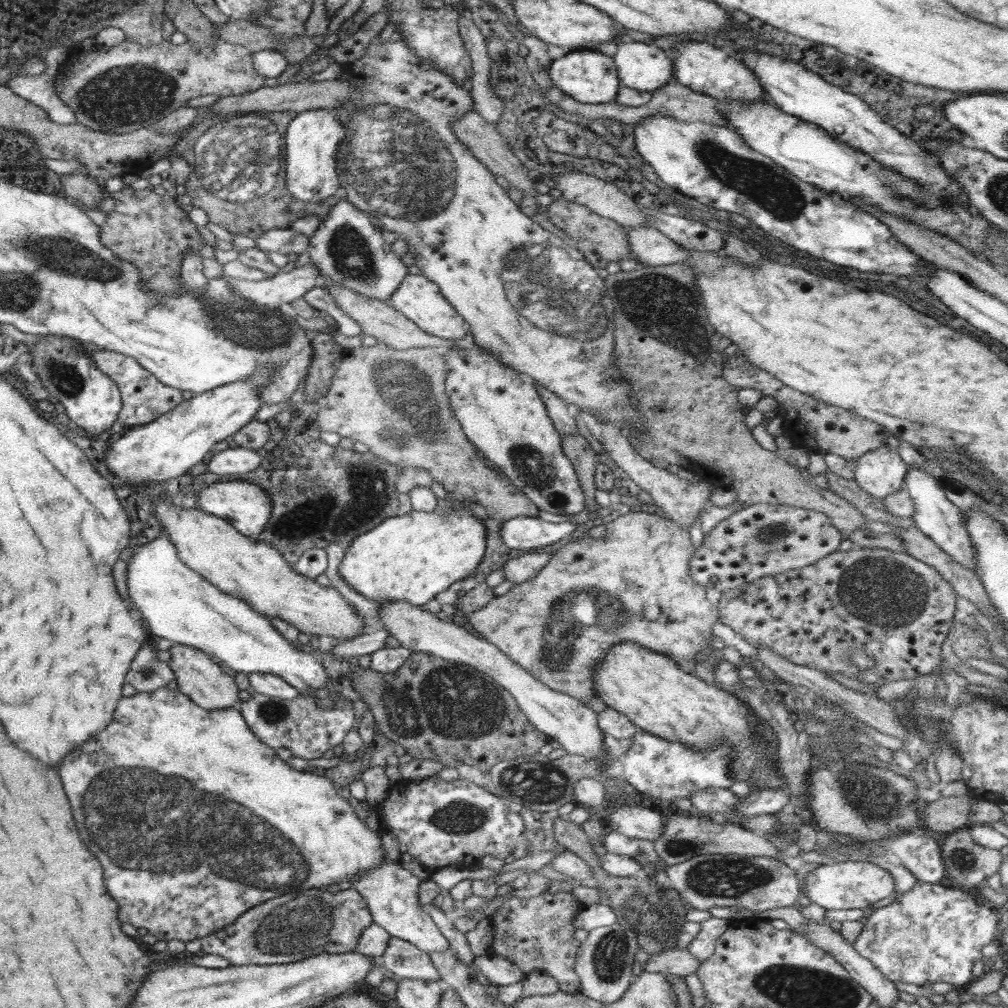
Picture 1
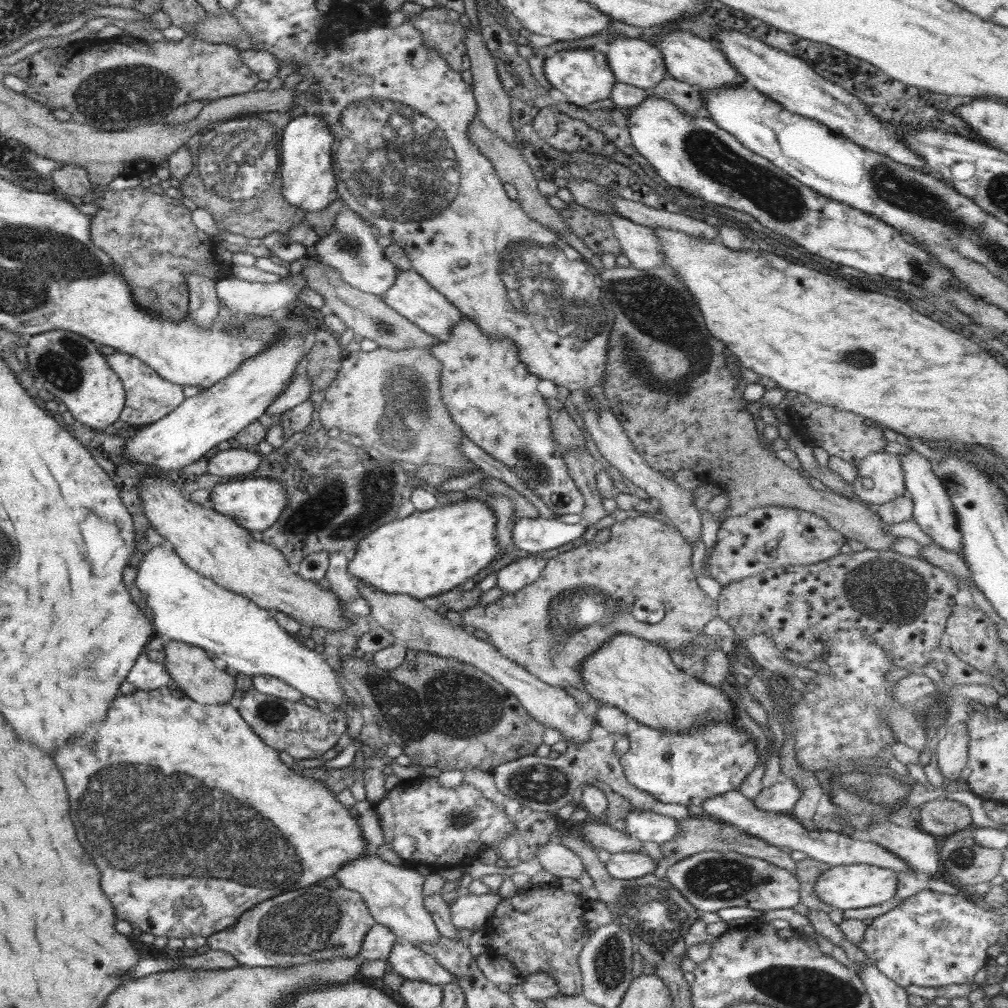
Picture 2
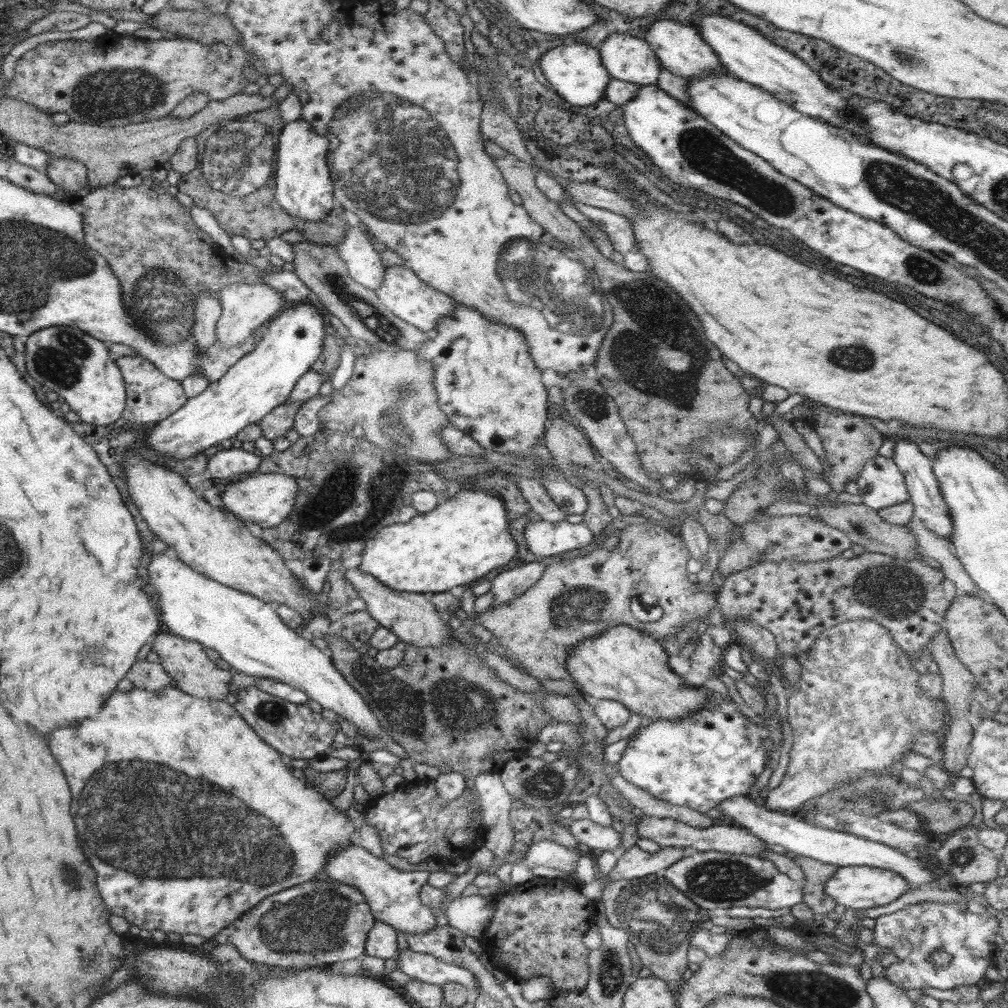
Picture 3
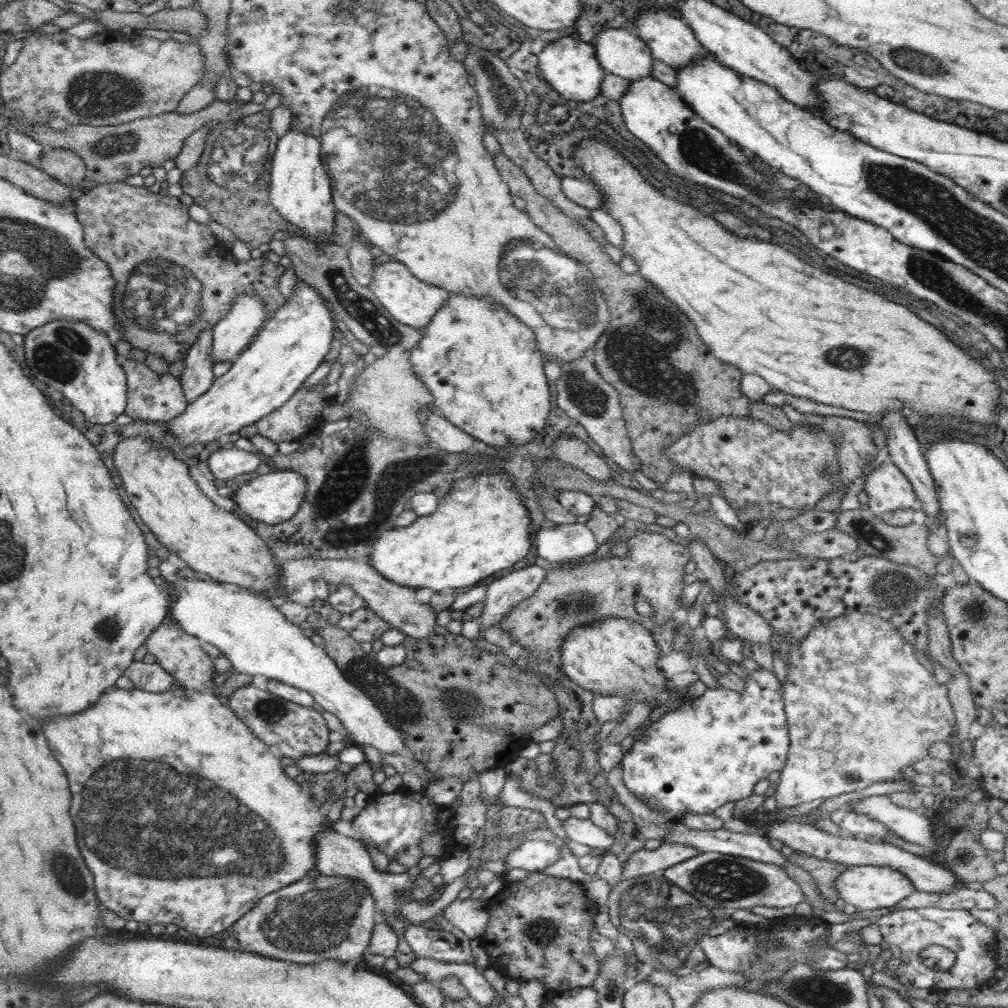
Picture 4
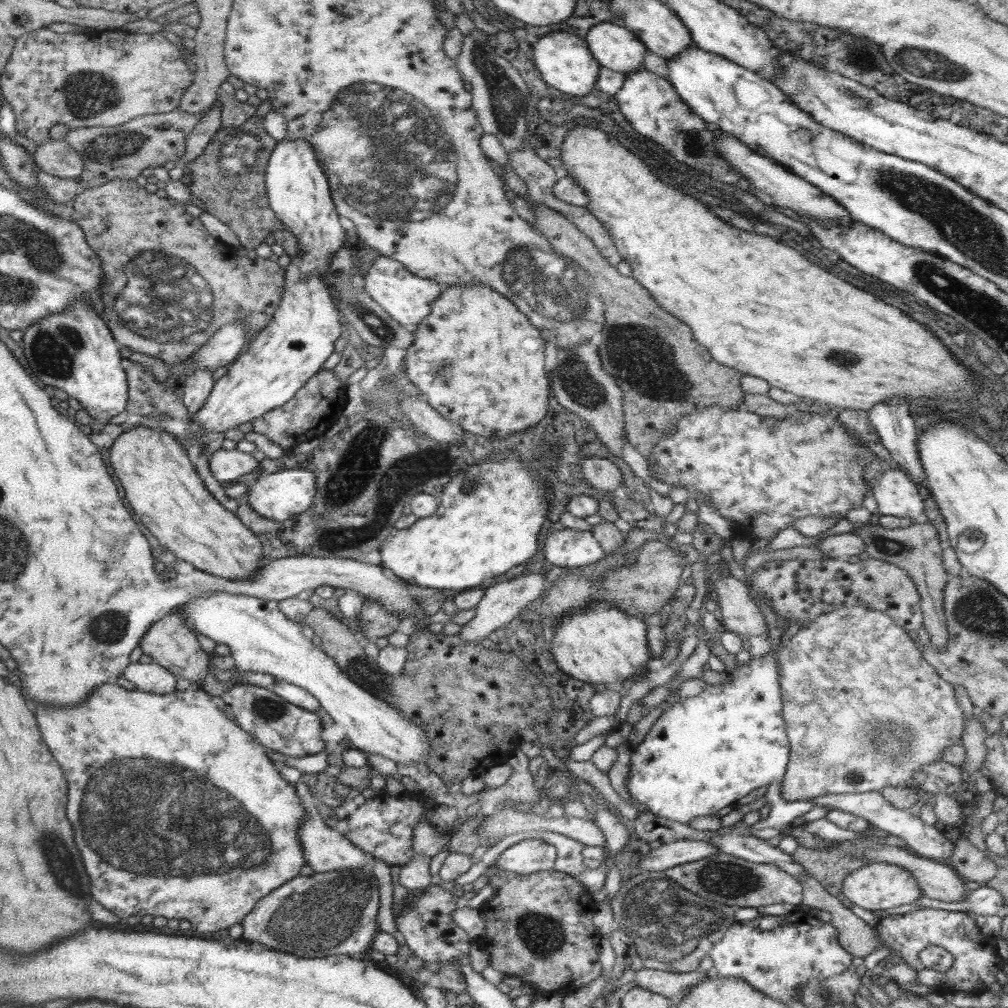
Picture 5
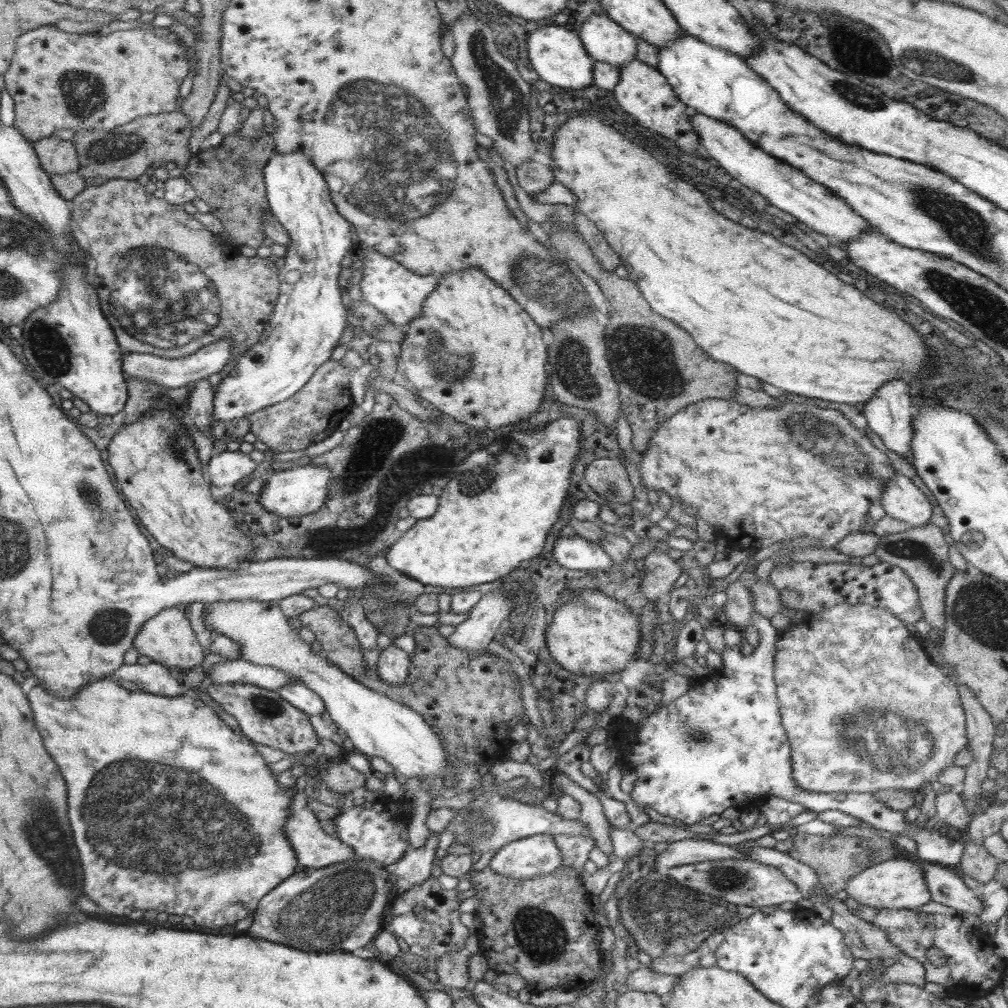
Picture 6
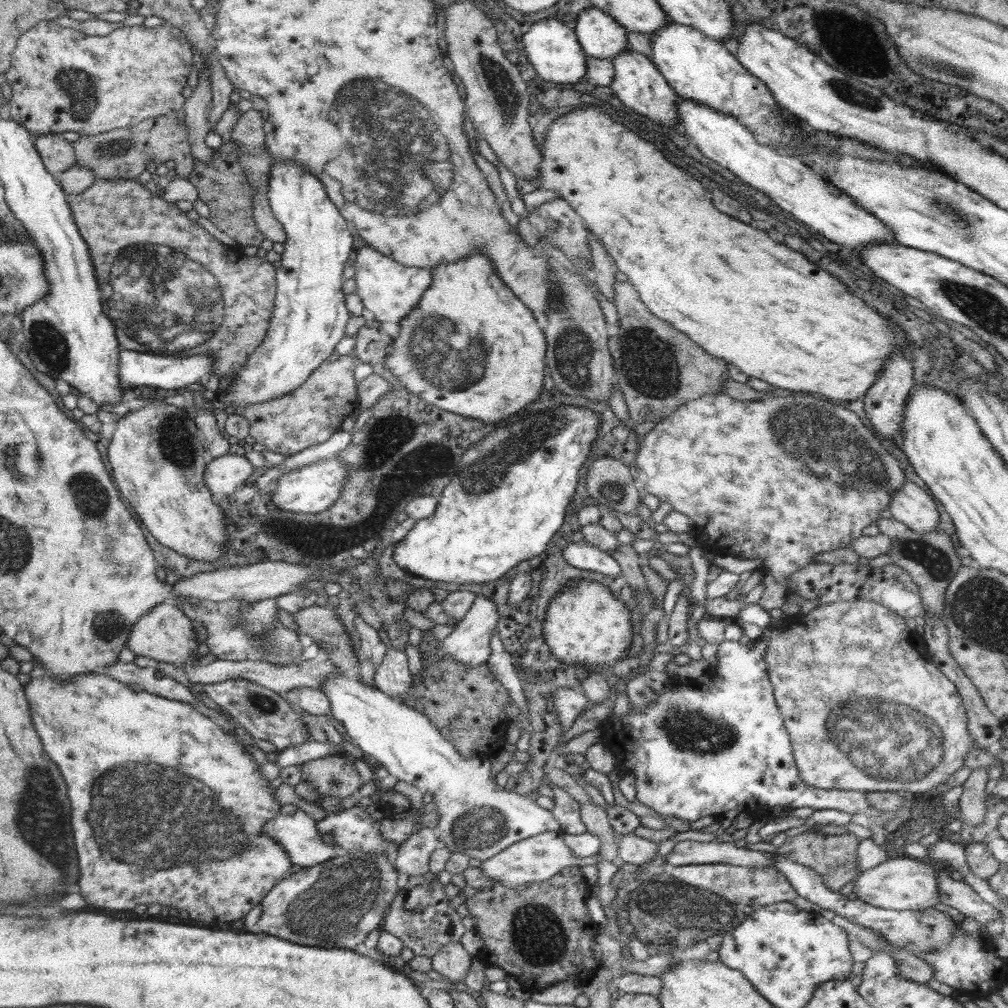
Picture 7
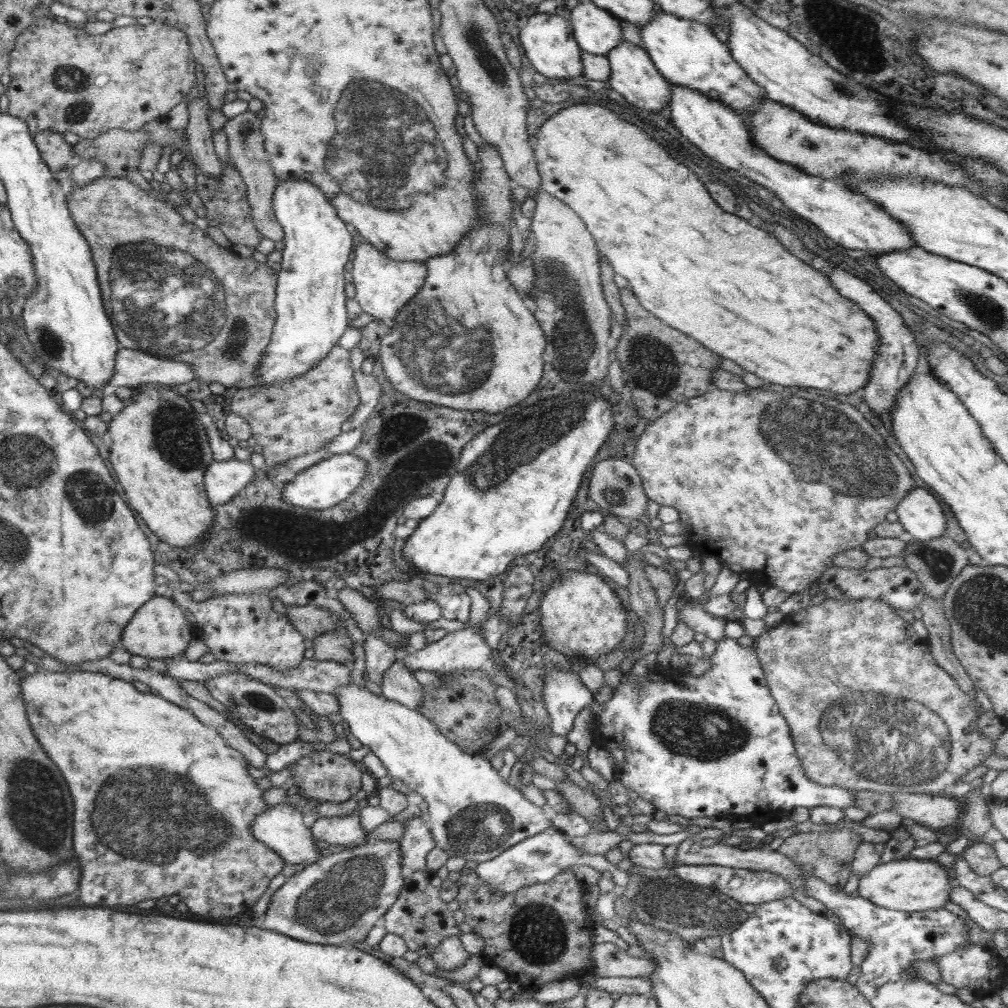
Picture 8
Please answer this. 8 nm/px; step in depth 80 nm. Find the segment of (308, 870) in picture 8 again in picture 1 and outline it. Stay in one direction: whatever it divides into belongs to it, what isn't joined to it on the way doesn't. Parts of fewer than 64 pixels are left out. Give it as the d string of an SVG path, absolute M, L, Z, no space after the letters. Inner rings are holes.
M309 889L278 896L254 906L238 916L234 924L201 938L200 954L218 955L230 961L230 965L237 966L292 964L322 952L354 952L362 932L372 924L367 902L356 890L332 893Z

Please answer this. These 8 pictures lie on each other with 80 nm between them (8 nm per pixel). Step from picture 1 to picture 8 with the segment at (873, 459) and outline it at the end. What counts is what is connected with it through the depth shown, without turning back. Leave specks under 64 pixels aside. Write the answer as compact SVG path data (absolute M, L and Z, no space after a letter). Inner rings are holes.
M914 488L897 504L898 522L913 539L928 542L946 530L946 516L940 502L926 489Z

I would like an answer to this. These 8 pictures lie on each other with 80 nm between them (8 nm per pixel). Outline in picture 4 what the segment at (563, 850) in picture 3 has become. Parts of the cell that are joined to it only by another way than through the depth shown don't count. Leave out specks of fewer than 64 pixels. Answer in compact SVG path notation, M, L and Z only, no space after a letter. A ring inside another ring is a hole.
M530 838L516 845L504 858L512 868L522 868L526 872L540 872L559 859L559 848L553 842Z

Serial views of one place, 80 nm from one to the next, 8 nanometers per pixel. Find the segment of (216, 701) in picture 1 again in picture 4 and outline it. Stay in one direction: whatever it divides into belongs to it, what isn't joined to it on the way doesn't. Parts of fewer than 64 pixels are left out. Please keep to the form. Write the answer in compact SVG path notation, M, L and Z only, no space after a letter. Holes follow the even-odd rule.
M167 618L146 639L148 653L156 657L156 662L180 682L185 689L214 693L220 683L213 681L216 670L213 667L213 659L202 649L202 642L184 632L177 622Z

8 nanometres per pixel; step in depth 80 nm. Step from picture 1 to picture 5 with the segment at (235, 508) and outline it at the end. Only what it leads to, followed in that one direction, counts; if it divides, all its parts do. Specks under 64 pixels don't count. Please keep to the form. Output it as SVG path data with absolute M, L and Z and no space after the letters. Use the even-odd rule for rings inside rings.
M288 468L279 472L259 477L248 490L247 503L254 512L270 520L286 520L294 514L300 514L310 508L316 490L316 475L305 468Z

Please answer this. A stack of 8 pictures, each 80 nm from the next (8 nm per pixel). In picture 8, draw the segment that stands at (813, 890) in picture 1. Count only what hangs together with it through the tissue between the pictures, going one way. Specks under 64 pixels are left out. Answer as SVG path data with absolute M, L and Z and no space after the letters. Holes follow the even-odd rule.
M909 857L900 861L880 862L862 875L859 880L858 896L870 900L881 908L901 912L922 912L944 908L944 904L951 902L950 892L955 883L955 880L950 881L948 869L940 863Z

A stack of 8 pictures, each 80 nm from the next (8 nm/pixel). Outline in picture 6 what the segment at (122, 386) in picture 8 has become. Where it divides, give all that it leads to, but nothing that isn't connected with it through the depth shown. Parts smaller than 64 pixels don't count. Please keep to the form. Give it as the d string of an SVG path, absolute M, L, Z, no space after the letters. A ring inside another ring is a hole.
M224 337L199 348L188 356L176 359L162 358L154 356L154 354L130 352L128 355L124 355L122 368L126 376L130 375L131 377L154 383L161 391L170 388L180 388L180 386L190 389L197 380L207 379L211 374L216 374L216 372L222 373L224 368L230 367L232 351L233 340Z

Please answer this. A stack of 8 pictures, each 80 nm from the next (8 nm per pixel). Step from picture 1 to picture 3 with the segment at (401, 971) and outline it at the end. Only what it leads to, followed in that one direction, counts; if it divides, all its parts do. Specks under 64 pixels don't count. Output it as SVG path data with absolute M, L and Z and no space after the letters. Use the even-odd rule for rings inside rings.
M411 949L404 950L394 960L397 961L397 968L412 979L438 986L442 986L447 982L458 982L474 994L477 994L479 989L477 978L468 969L446 964L438 958L428 956L428 954L418 954L418 952Z

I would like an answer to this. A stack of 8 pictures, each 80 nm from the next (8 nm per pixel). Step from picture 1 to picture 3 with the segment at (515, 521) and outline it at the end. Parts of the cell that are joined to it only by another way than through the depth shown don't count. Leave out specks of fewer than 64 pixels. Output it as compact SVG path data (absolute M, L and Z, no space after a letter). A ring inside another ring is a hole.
M542 519L528 523L523 535L530 552L544 558L586 548L594 538L593 532L583 522L551 523Z

